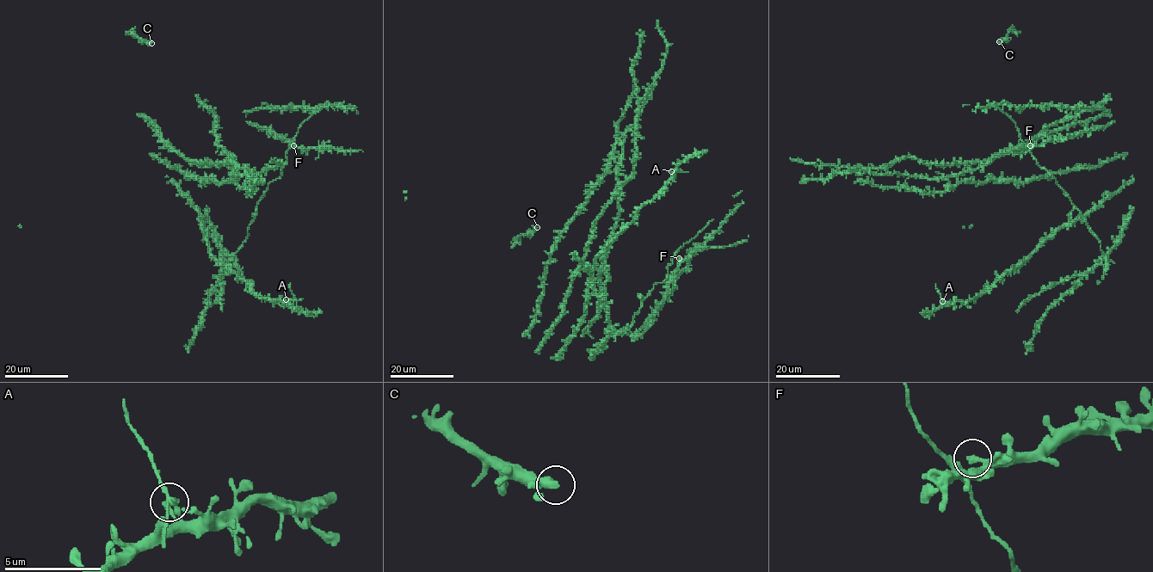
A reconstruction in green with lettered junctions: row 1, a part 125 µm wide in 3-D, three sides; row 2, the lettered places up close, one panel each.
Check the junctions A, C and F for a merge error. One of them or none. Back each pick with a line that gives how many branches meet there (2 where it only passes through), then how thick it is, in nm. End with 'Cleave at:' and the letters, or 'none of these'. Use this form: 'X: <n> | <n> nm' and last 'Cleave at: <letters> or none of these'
A: 2 | 240 nm
Cleave at: A

